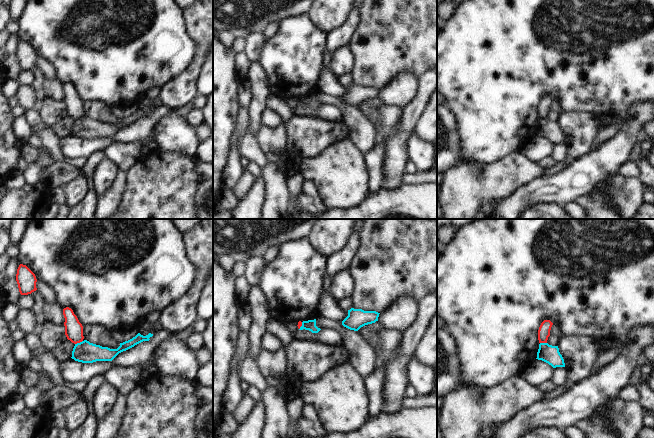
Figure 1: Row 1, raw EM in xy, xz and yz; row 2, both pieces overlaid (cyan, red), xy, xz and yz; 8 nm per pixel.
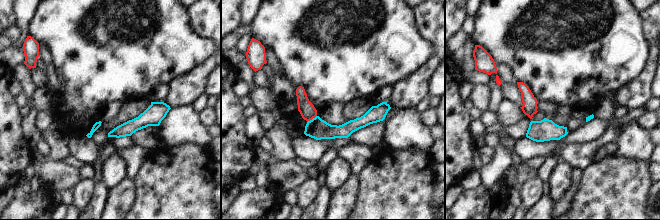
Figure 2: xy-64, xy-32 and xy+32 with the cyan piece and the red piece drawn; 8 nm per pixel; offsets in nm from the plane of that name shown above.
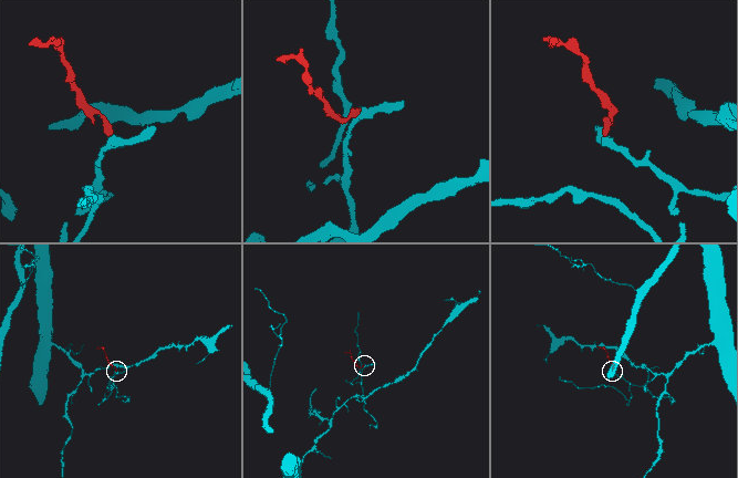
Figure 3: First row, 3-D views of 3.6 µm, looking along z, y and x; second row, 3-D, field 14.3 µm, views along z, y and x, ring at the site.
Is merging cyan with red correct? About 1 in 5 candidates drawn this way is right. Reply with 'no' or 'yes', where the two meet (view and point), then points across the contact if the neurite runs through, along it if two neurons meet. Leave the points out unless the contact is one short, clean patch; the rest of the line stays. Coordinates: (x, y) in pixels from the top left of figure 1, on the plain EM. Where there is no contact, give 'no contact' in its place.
no | xy (78, 119) | along xy (82, 116), (75, 120)

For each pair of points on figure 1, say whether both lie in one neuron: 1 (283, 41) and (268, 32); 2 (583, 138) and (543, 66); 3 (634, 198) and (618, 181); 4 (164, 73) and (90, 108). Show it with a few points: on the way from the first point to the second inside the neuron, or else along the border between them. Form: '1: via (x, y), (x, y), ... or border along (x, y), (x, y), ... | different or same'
1: border along (280, 21), (277, 30), (265, 41) | different
2: border along (561, 111), (590, 111), (592, 113) | different
3: via (630, 194), (621, 185) | same
4: border along (83, 101), (102, 101), (110, 107) | different

